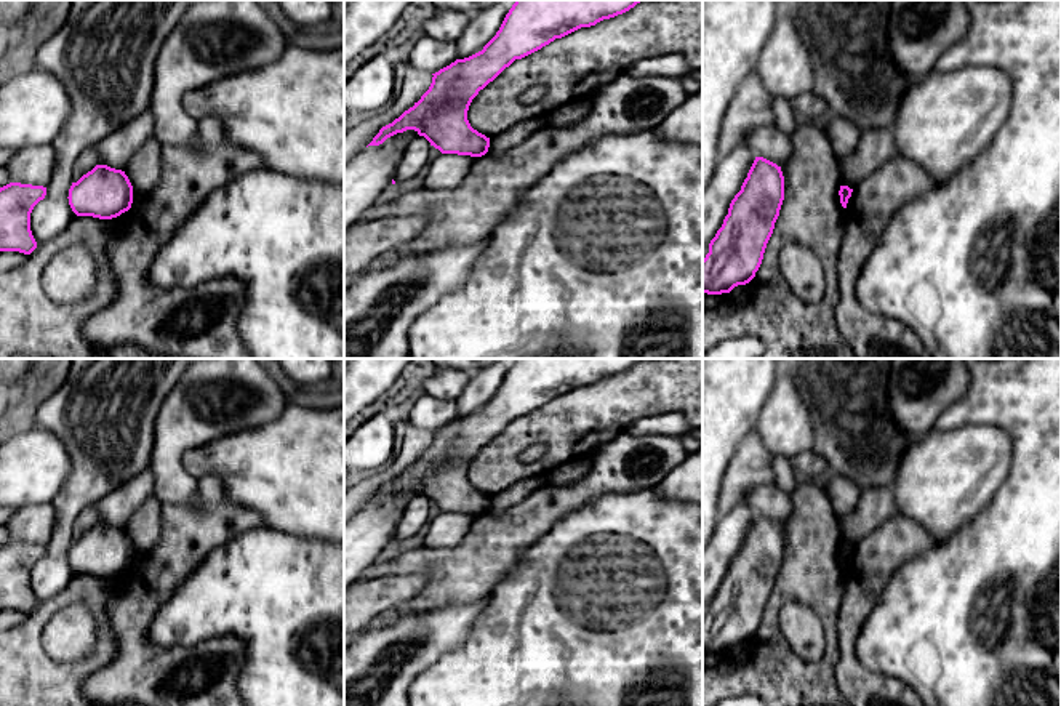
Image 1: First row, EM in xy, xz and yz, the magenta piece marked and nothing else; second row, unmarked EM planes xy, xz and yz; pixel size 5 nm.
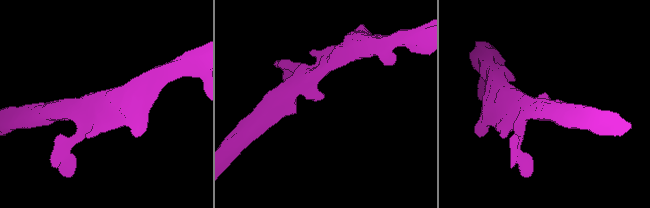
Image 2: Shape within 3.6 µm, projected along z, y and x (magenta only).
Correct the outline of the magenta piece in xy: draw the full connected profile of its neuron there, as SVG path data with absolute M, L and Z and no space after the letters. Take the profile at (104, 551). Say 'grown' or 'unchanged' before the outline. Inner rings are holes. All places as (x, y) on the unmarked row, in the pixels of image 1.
unchanged; M96 523L72 541L67 557L77 575L112 578L131 567L133 544L125 530Z

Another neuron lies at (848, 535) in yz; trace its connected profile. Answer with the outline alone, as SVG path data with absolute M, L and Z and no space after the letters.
M871 487L859 490L859 504L856 511L850 515L839 517L840 544L855 548L856 543L872 530L898 515L899 511L891 488Z

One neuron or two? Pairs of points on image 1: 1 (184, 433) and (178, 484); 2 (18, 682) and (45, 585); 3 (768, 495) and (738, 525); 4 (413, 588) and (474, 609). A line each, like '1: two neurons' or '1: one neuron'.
1: one neuron
2: two neurons
3: two neurons
4: two neurons

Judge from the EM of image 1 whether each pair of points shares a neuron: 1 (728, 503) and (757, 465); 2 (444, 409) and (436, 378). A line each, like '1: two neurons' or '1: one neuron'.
1: one neuron
2: two neurons

